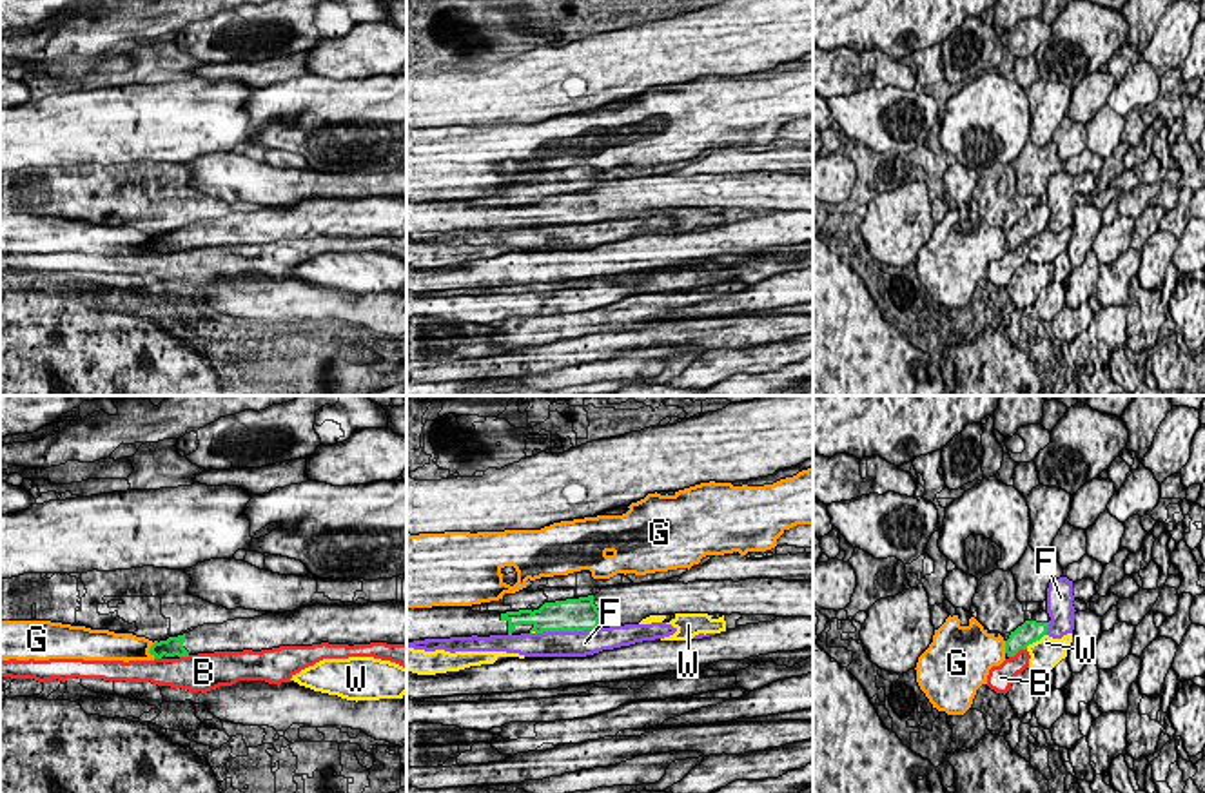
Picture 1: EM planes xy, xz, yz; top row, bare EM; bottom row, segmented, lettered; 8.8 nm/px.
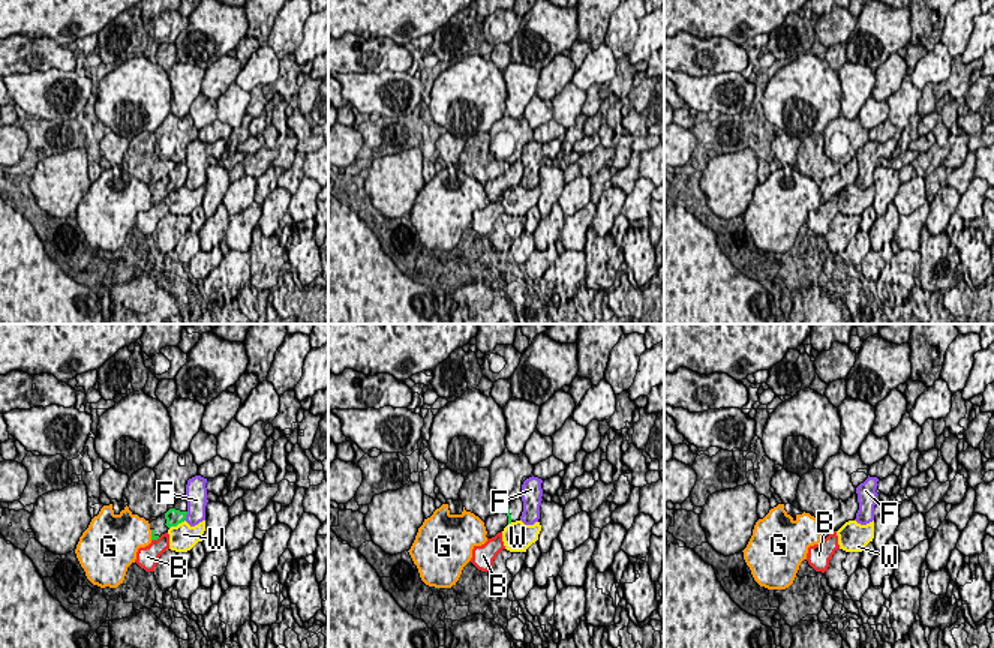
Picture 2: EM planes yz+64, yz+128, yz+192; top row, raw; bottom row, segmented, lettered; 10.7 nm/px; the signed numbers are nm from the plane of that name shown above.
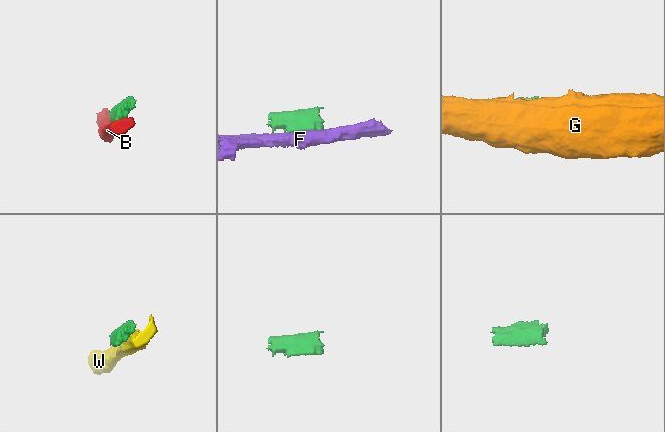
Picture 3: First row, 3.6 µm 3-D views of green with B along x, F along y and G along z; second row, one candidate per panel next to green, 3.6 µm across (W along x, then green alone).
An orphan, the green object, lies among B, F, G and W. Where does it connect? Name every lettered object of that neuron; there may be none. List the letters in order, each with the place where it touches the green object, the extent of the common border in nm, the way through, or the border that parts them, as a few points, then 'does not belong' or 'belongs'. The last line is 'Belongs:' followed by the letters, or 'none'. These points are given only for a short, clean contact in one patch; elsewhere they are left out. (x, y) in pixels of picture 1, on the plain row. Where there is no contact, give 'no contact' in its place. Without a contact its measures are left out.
B: meets green in yz at (1017, 245); contact 180 nm long; does not belong
F: meets green in xz at (567, 224); contact 600 nm long; does not belong
G: meets green in xy at (149, 244); contact 160 nm long; does not belong
W: meets green in yz at (1035, 234); contact 240 nm long; does not belong
Belongs: none

